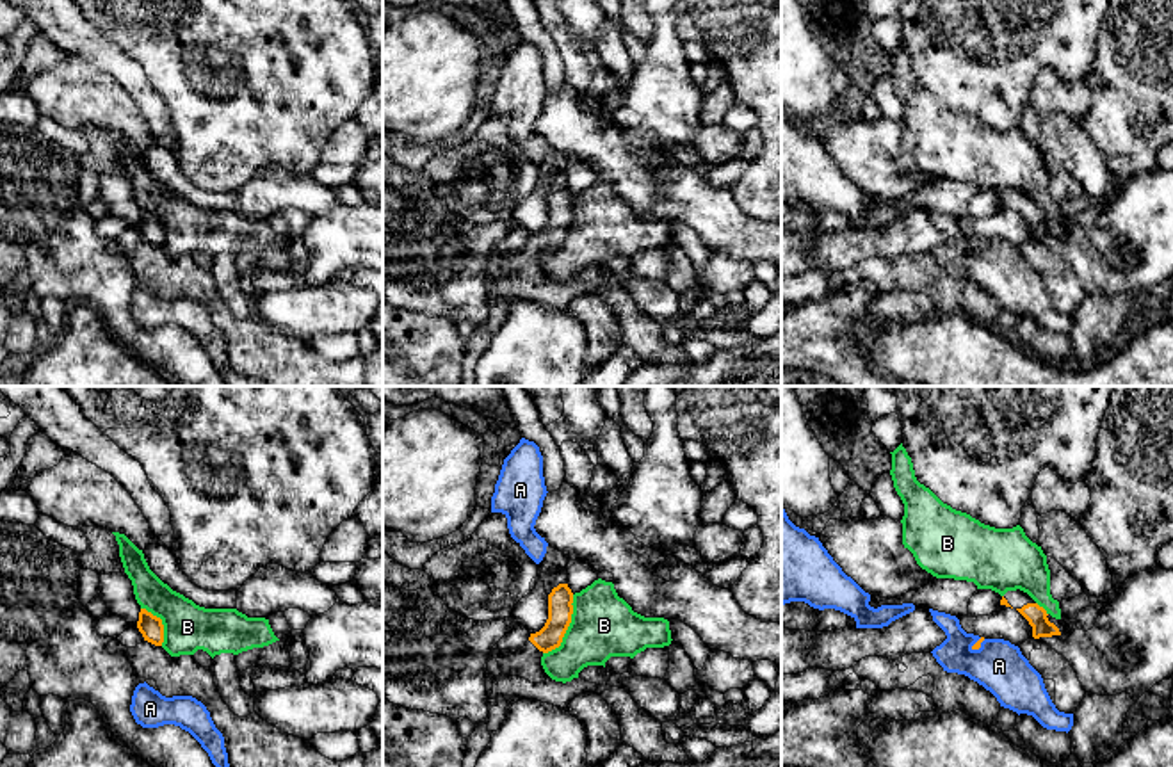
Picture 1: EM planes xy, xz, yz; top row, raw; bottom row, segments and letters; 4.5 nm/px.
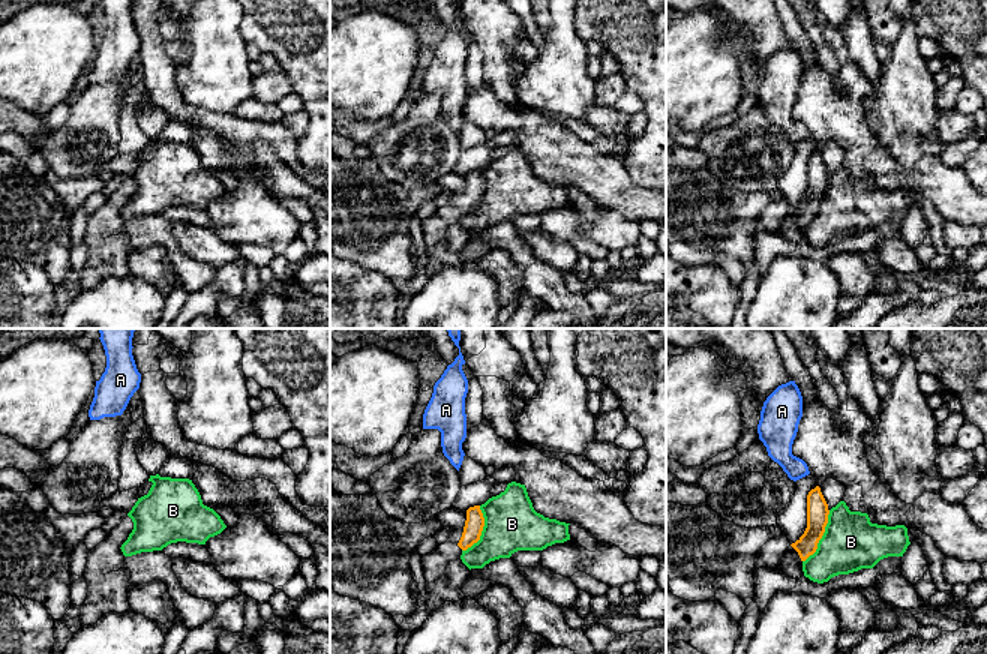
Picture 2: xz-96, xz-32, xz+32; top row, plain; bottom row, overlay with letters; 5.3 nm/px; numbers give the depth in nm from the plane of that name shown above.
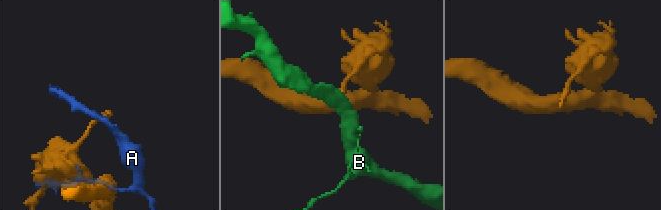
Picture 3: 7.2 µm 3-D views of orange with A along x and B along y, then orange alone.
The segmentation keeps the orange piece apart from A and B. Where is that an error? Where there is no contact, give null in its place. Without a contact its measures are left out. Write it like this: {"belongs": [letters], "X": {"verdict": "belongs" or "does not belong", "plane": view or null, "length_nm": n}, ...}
{"belongs": [], "A": {"verdict": "does not belong", "plane": "yz", "length_nm": 80}, "B": {"verdict": "does not belong", "plane": "xz", "length_nm": 300}}

